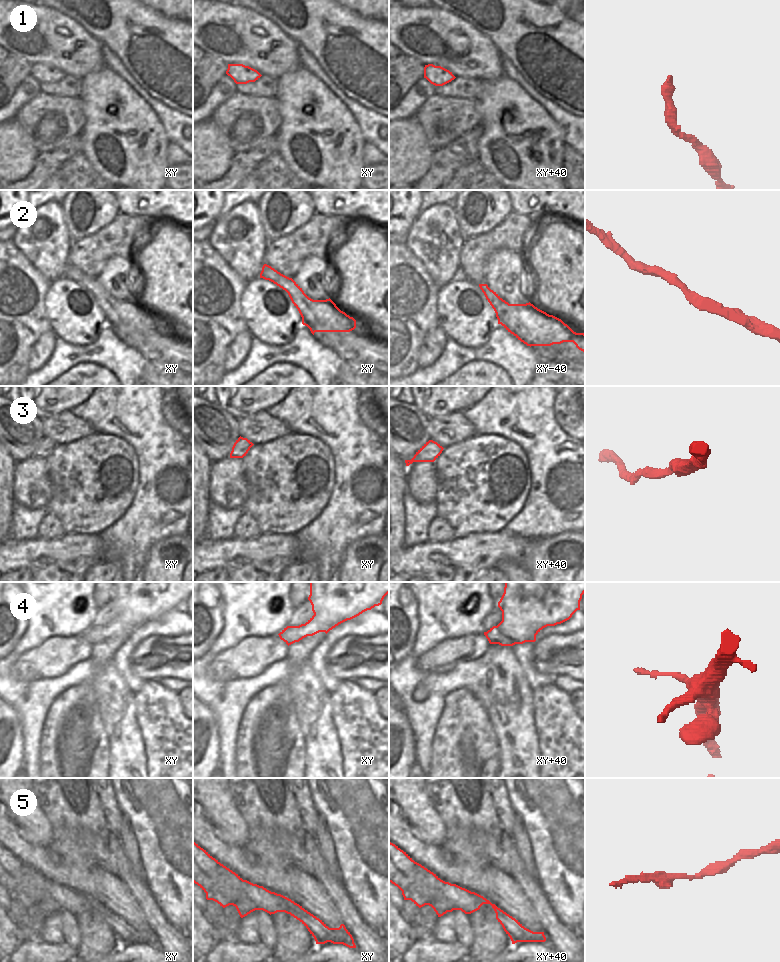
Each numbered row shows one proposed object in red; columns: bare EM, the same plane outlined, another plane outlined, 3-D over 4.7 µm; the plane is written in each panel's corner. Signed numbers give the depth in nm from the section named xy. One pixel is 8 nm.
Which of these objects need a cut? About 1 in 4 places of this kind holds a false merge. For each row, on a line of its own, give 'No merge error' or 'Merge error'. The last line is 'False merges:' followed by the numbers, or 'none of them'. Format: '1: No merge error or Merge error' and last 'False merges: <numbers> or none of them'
1: Merge error
2: No merge error
3: No merge error
4: No merge error
5: No merge error
False merges: 1.

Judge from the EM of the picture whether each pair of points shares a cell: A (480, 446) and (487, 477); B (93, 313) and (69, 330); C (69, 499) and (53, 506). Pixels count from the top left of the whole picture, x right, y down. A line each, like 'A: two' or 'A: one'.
A: one
B: one
C: one

